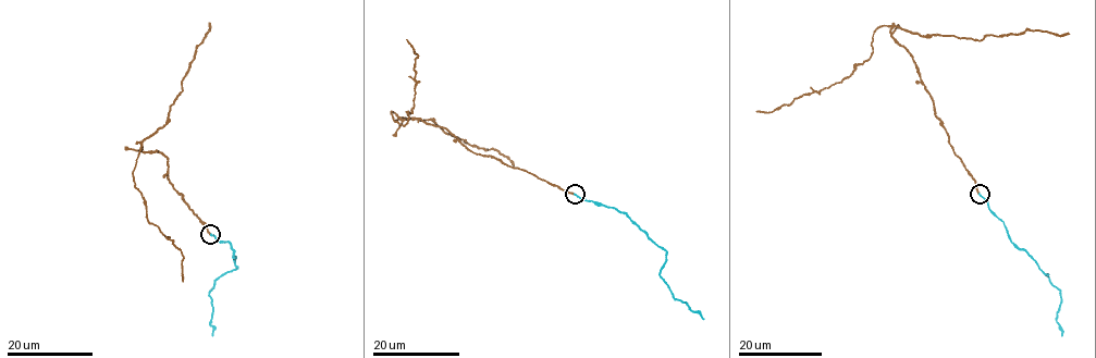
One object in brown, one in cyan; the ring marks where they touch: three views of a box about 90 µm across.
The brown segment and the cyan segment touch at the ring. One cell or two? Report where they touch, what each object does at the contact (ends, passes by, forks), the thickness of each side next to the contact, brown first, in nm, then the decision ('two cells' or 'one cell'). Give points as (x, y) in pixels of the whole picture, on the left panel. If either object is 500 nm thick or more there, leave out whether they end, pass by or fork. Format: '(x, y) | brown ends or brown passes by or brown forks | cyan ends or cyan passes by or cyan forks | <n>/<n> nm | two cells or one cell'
(210, 234) | brown ends | cyan ends | 240/240 nm | one cell

